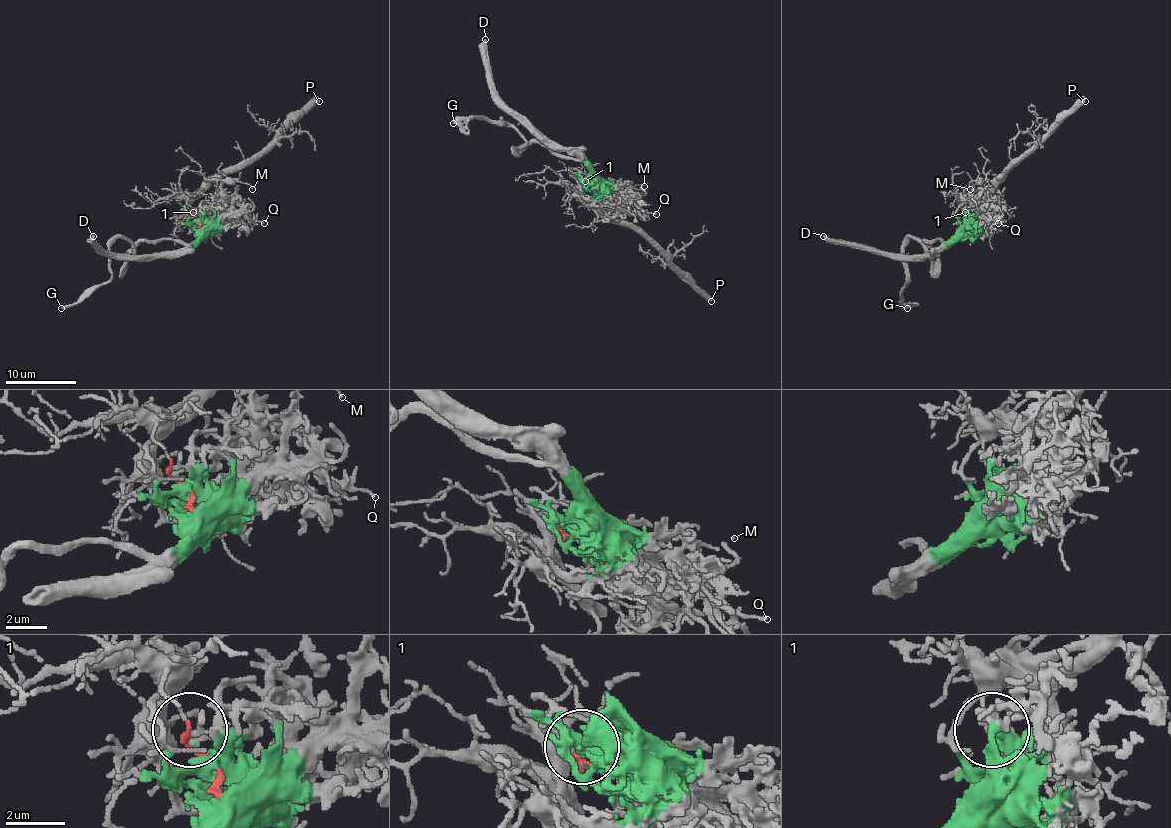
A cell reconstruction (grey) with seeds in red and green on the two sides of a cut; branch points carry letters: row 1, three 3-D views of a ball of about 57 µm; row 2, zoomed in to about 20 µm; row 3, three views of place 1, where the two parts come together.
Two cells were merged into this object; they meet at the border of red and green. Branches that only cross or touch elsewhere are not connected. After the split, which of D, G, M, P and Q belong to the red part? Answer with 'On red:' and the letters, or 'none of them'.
On red: M, P

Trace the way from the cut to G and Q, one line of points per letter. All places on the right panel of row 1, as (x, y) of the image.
G: (961, 228), (945, 244), (940, 239), (924, 242), (910, 237), (903, 246), (906, 276), (903, 303), (906, 308)
Q: (961, 228), (998, 223)

